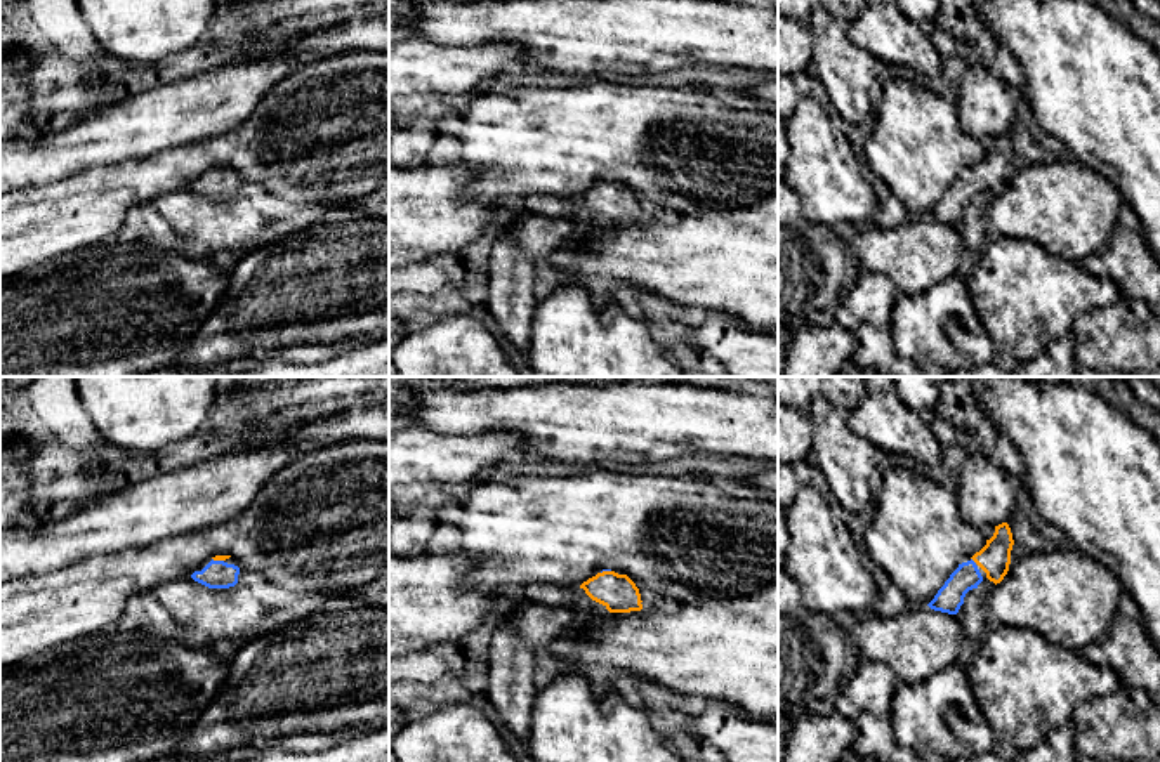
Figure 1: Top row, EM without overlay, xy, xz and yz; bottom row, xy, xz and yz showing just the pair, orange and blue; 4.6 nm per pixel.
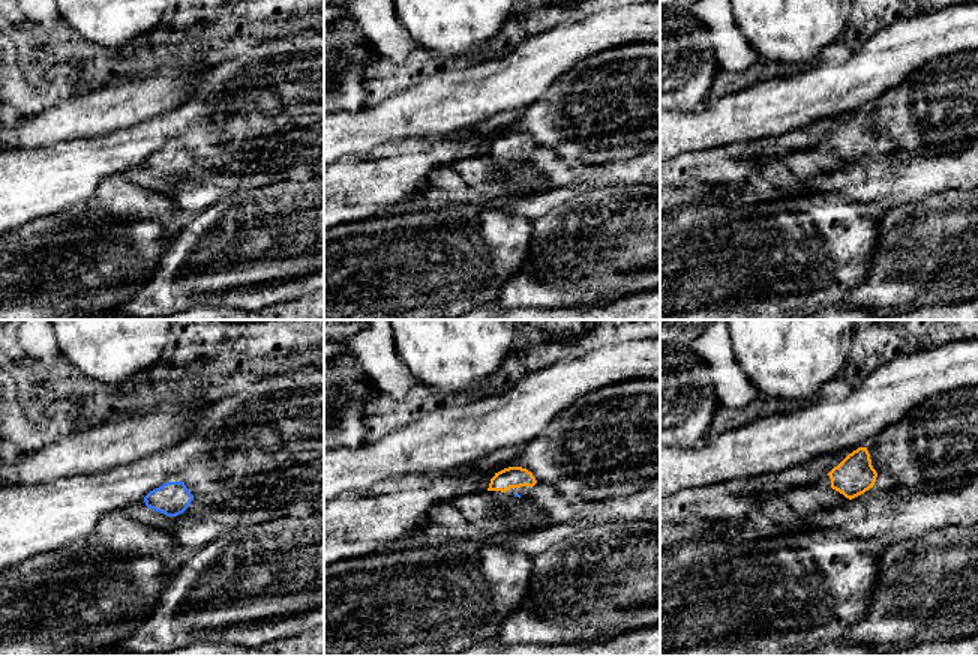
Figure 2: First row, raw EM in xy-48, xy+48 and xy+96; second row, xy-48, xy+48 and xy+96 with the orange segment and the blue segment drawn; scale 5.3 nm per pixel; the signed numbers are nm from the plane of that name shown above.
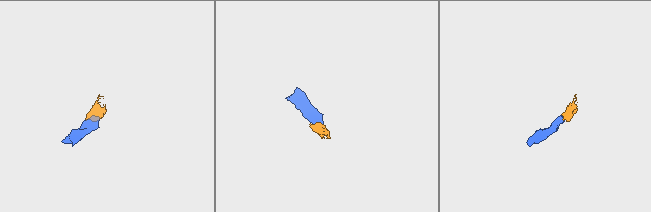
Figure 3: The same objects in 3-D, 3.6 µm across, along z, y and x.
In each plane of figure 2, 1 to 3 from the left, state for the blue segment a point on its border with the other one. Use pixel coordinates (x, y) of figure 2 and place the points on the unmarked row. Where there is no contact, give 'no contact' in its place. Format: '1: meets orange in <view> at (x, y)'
1: no contact
2: no contact
3: no contact

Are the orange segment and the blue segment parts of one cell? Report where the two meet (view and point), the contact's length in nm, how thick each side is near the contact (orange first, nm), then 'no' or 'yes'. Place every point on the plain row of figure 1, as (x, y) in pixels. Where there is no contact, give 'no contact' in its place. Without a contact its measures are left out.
meets orange in yz at (975, 172); contact 40 nm long; 150 nm thick on the orange side, 130 nm on the other; yes

